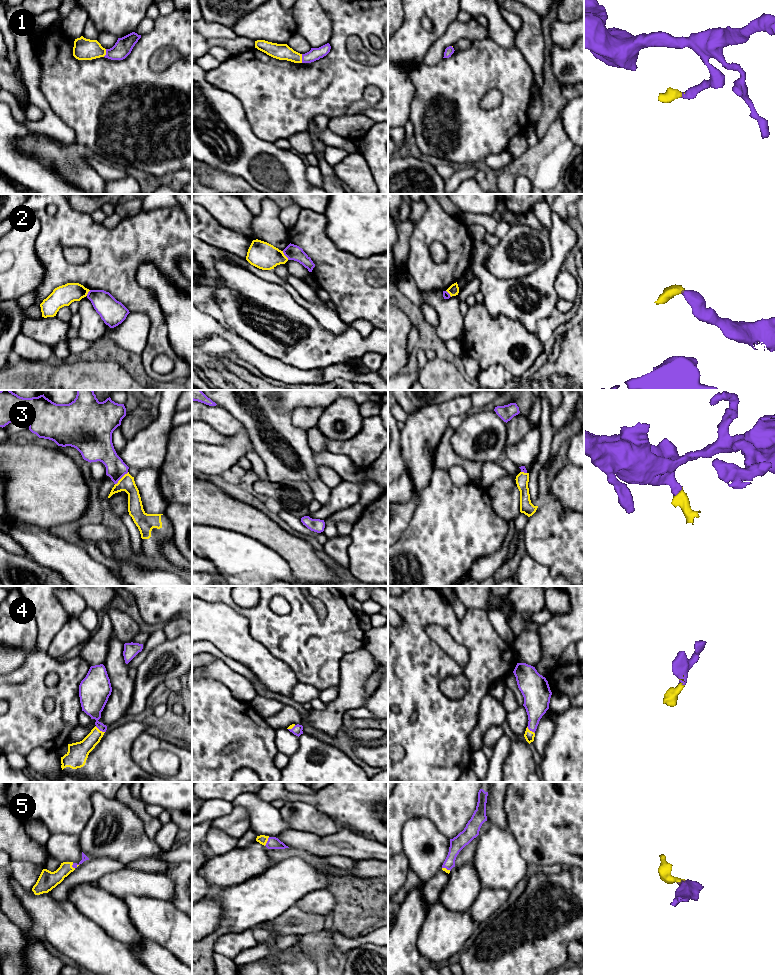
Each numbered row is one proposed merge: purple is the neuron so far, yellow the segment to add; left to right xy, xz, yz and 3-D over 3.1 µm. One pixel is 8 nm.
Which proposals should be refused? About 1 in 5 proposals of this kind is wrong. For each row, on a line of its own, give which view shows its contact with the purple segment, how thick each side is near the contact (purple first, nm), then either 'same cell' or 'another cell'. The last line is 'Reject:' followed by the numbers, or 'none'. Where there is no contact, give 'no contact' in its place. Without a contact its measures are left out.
1: meets purple in xz; 100 nm thick on the purple side, 130 nm on the other; same cell
2: meets purple in xz; 130 nm thick on the purple side, 220 nm on the other; another cell
3: meets purple in xy; 170 nm thick on the purple side, 120 nm on the other; same cell
4: meets purple in xy; 200 nm thick on the purple side, 170 nm on the other; same cell
5: meets purple in xz; 100 nm thick on the purple side, 80 nm on the other; same cell
Reject: 2

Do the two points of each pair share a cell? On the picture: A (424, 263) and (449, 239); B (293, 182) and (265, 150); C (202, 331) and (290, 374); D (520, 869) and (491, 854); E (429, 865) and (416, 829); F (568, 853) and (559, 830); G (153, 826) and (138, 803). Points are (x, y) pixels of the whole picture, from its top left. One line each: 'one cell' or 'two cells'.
A: one cell
B: one cell
C: one cell
D: one cell
E: one cell
F: one cell
G: one cell

